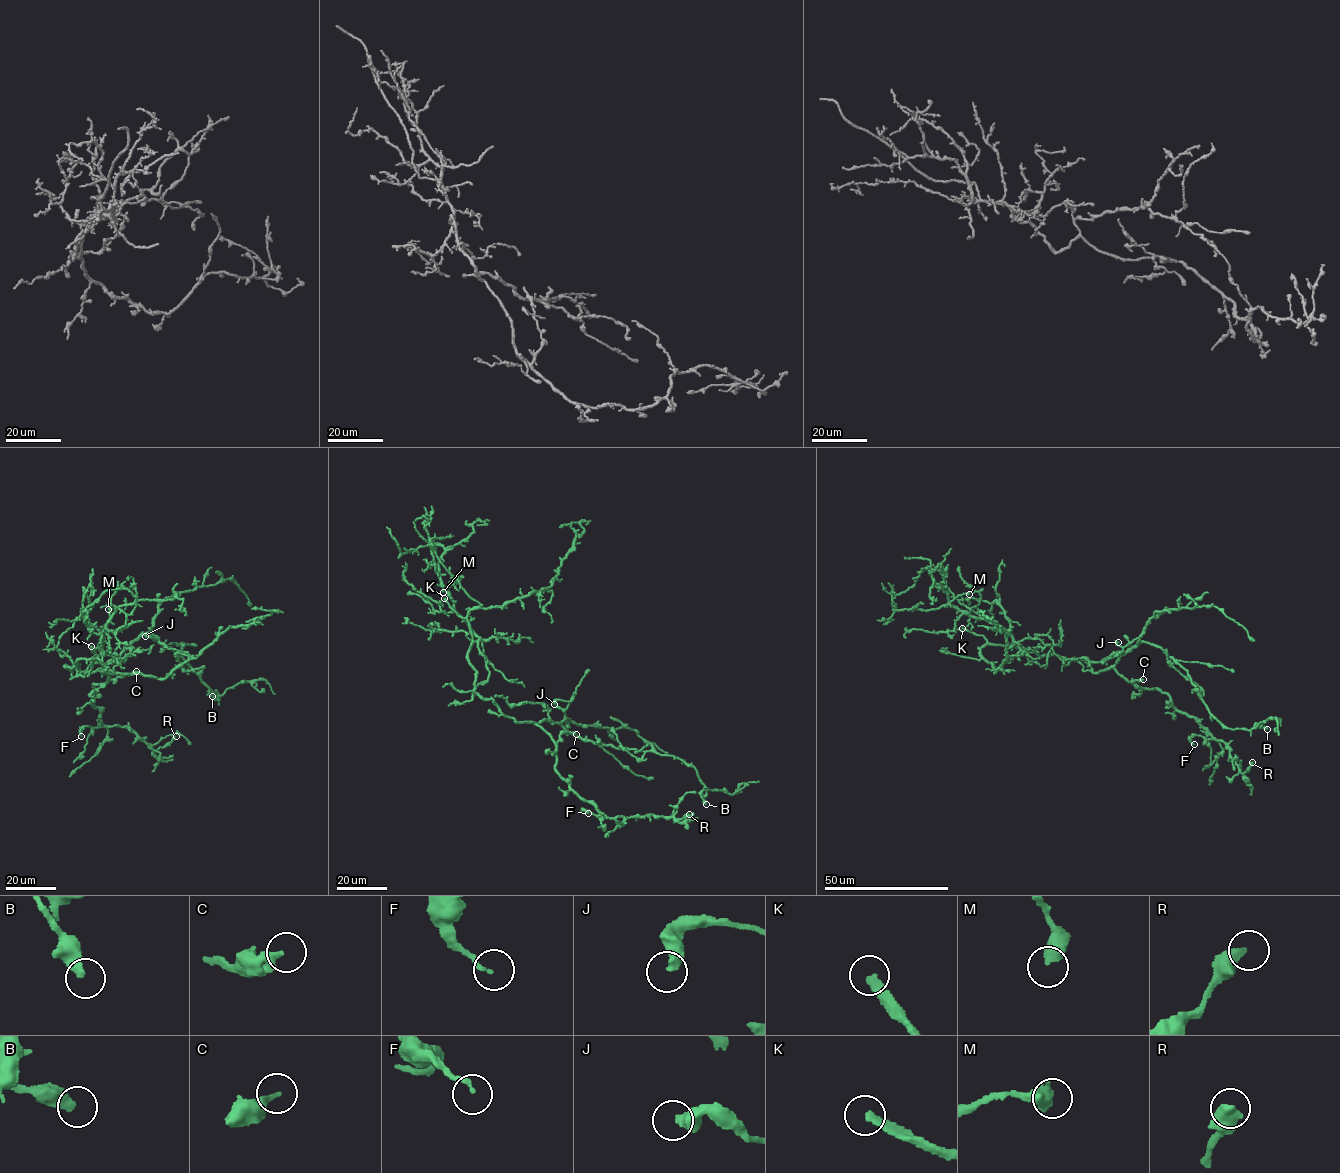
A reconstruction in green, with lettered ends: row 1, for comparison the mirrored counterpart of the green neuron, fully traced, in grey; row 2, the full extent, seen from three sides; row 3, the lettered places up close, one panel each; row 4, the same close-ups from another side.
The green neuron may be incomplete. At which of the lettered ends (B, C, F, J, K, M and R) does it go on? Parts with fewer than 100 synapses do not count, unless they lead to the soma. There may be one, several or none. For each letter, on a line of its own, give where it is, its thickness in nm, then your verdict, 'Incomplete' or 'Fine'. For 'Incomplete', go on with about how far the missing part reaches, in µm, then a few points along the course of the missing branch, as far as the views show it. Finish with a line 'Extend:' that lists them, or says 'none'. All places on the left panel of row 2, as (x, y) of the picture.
B: Place: (212, 696). Thickness 440 nm. Fine
C: Place: (136, 671). Thickness 200 nm. Fine
F: Place: (81, 736). Thickness 170 nm. Fine
J: Place: (145, 636). Thickness 460 nm. Fine
K: Place: (91, 646). Thickness 280 nm. Incomplete. Missing length about 90 µm. Course of what is missing: (91, 646), (102, 616), (108, 616), (112, 609), (113, 598), (105, 589), (123, 569), (131, 566), (134, 558)
M: Place: (108, 609). Thickness 500 nm. Fine
R: Place: (176, 736). Thickness 480 nm. Fine
Extend: K

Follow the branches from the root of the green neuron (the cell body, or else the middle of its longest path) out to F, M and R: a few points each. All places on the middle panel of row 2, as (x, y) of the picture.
F: (499, 708), (517, 722), (532, 722), (551, 737), (556, 747), (555, 772), (607, 817), (584, 810), (588, 813)
M: (499, 708), (474, 691), (477, 670), (468, 655), (479, 637), (455, 611), (439, 575), (443, 592)
R: (499, 708), (517, 722), (532, 722), (545, 731), (555, 743), (555, 772), (609, 818), (680, 820), (689, 814)

